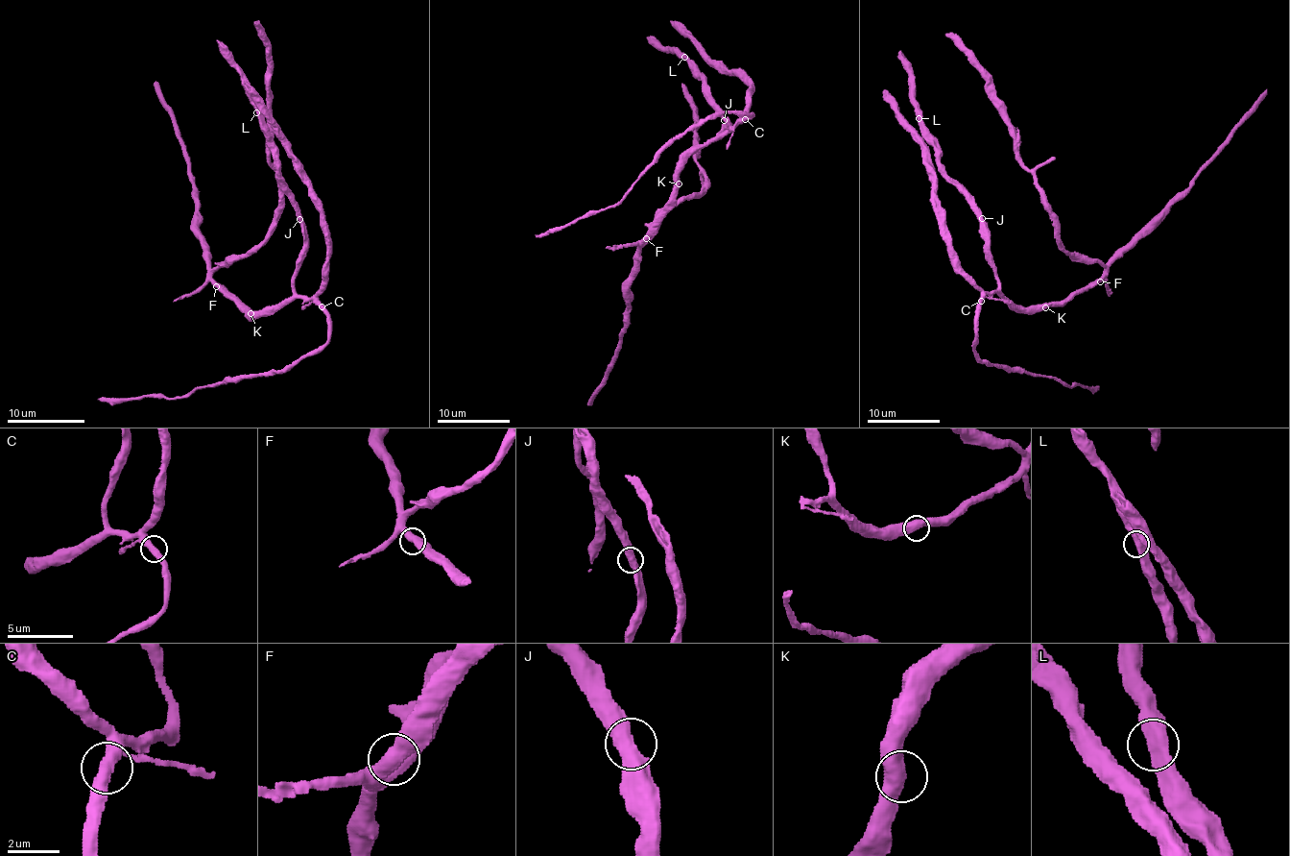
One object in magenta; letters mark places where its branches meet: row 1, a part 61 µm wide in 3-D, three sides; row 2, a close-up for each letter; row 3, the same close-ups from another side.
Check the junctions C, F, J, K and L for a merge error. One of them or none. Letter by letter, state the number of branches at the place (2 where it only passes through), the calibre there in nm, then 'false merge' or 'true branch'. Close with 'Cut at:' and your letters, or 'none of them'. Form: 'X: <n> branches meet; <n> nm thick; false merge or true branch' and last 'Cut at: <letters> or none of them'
C: 2 branches meet; 500 nm thick; true branch
F: 2 branches meet; 480 nm thick; true branch
J: 2 branches meet; 500 nm thick; true branch
K: 2 branches meet; 500 nm thick; true branch
L: 2 branches meet; 500 nm thick; true branch
Cut at: none of them

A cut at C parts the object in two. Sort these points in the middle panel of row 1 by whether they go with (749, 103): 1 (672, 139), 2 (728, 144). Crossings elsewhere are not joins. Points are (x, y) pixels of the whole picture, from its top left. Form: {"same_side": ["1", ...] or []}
{"same_side": []}

